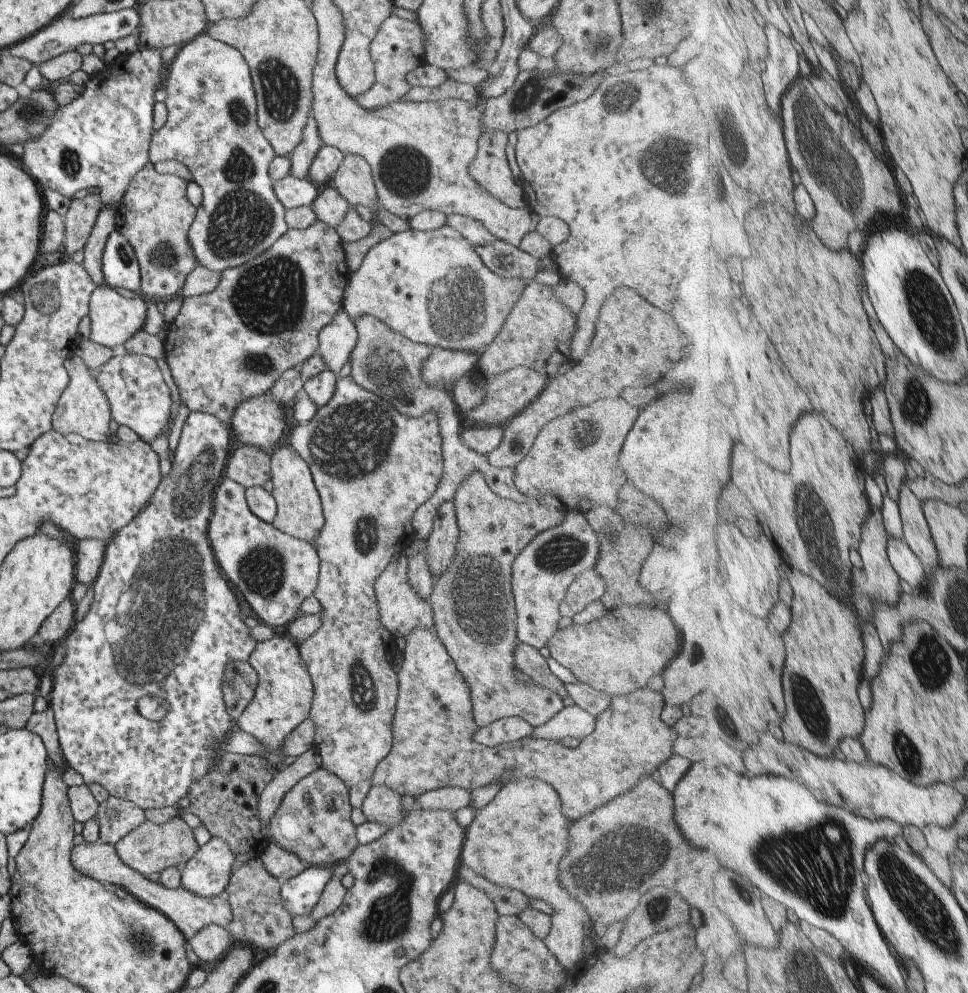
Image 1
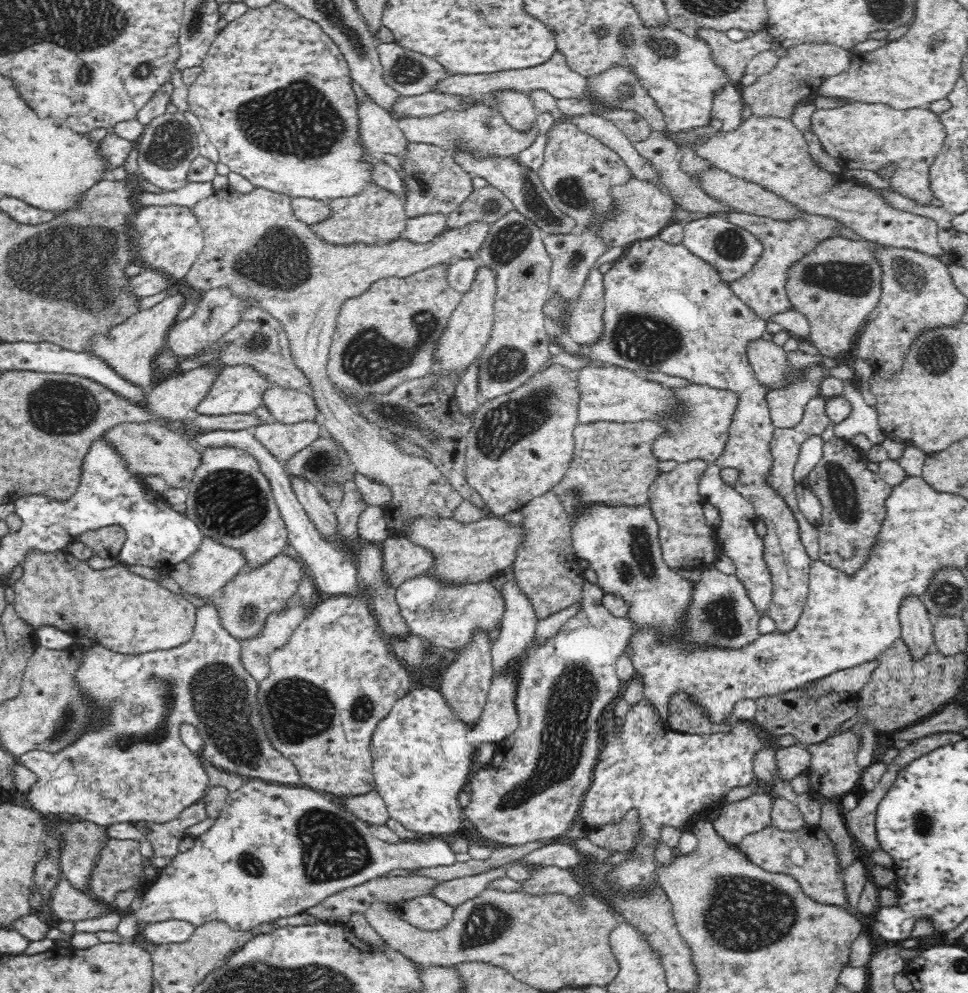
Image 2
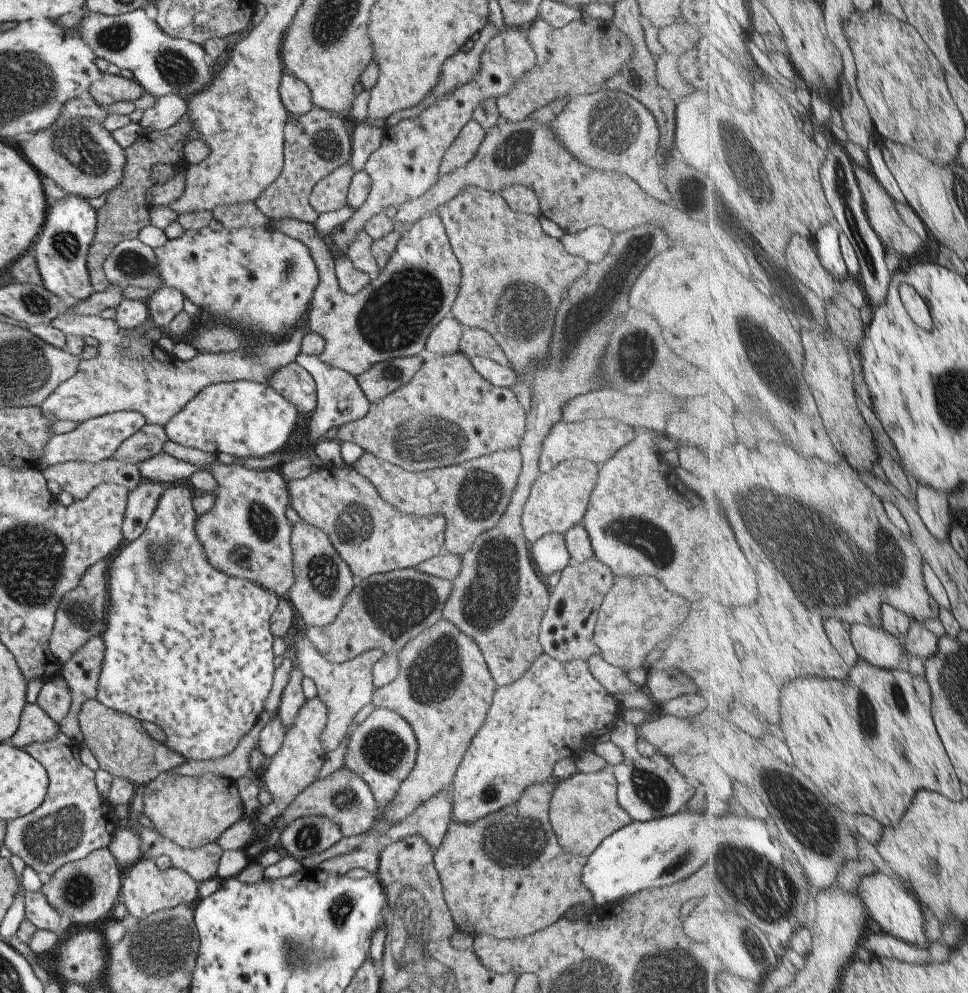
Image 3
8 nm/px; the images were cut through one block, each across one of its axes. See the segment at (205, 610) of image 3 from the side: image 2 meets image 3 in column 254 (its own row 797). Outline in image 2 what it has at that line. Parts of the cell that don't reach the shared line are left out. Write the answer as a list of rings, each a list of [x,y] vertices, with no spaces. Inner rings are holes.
[[[644,698],[638,705],[631,707],[623,720],[619,737],[614,734],[615,717],[608,719],[604,728],[605,743],[600,749],[598,760],[594,764],[590,788],[583,795],[578,810],[577,820],[588,826],[589,830],[597,829],[608,823],[619,823],[623,816],[636,810],[640,815],[640,834],[636,838],[633,852],[639,854],[633,859],[622,861],[606,874],[606,881],[614,887],[632,891],[647,891],[654,888],[657,880],[655,850],[660,838],[662,826],[673,826],[681,831],[680,826],[690,823],[694,826],[700,819],[709,820],[711,809],[721,807],[719,802],[731,789],[750,784],[756,780],[753,769],[753,758],[762,748],[776,749],[775,737],[767,734],[754,721],[734,720],[730,732],[718,734],[686,734],[674,731],[659,720],[657,712]]]

